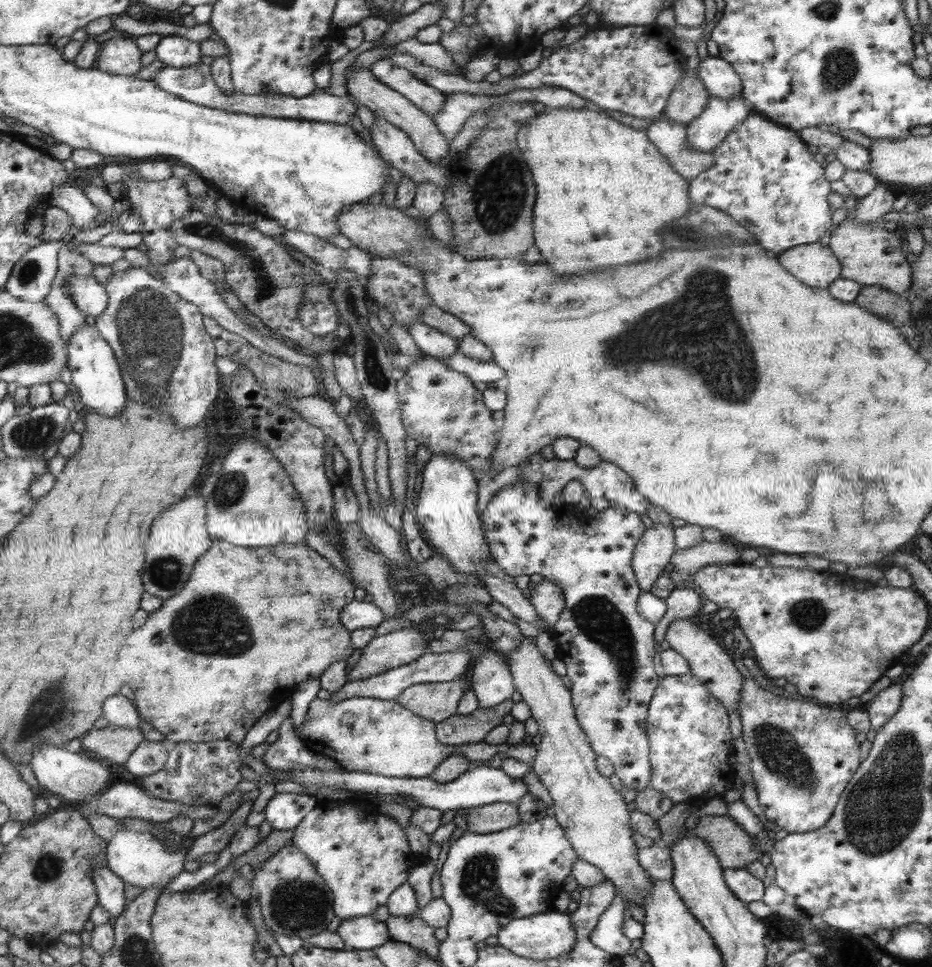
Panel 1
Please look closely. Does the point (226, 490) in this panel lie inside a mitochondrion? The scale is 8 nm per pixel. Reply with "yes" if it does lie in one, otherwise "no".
yes

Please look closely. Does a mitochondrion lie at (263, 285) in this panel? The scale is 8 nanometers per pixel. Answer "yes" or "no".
yes

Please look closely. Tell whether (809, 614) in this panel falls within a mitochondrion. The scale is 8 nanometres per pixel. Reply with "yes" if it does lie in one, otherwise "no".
yes

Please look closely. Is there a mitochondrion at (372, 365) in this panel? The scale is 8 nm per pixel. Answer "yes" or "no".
yes

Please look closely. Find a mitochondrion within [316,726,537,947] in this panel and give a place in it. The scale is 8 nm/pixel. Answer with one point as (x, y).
(479, 879)

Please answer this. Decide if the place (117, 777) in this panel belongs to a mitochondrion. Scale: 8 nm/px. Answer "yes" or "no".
no

